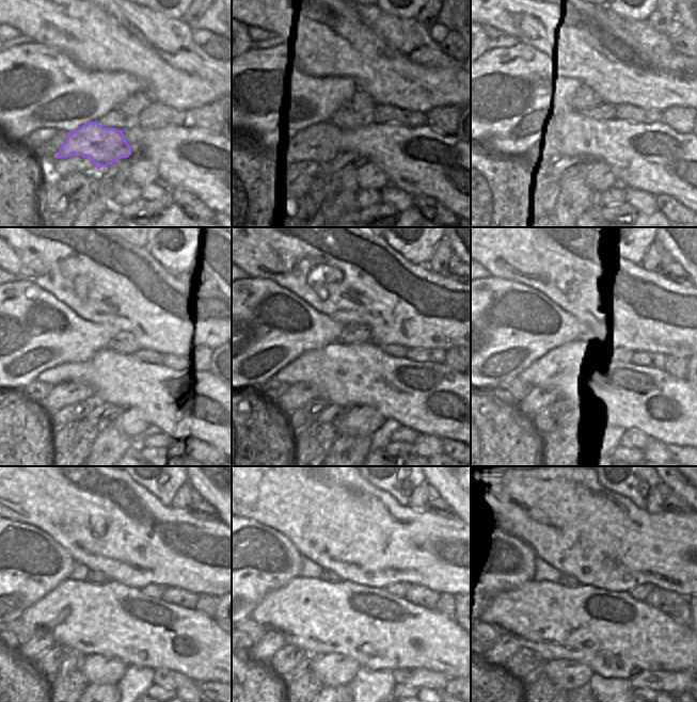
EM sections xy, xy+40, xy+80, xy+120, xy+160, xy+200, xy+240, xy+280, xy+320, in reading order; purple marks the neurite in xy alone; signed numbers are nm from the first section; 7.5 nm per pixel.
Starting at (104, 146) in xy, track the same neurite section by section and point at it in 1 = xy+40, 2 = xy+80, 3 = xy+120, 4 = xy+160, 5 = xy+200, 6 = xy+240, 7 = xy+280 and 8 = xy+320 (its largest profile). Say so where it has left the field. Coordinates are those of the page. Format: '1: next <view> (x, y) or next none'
1: next xy+40 (321, 143)
2: next xy+80 (550, 148)
3: next xy+120 (65, 393)
4: next xy+160 (298, 395)
5: next xy+200 (537, 398)
6: next xy+240 (41, 640)
7: next xy+280 (260, 652)
8: next xy+320 (508, 644)

